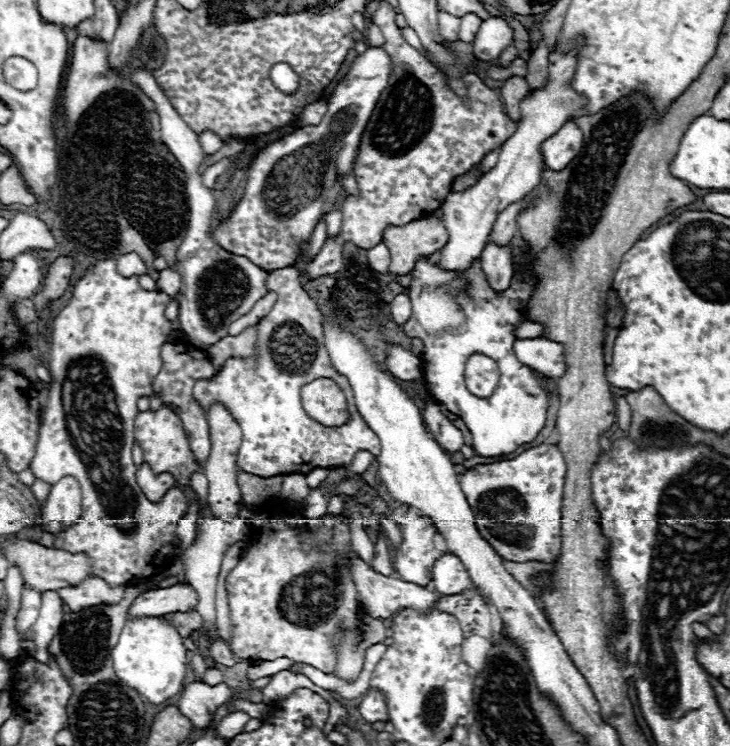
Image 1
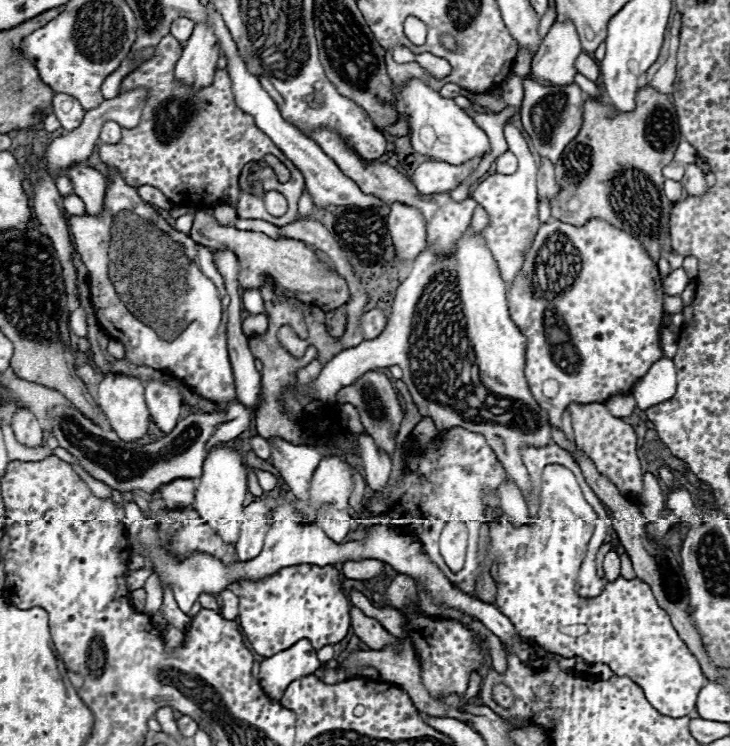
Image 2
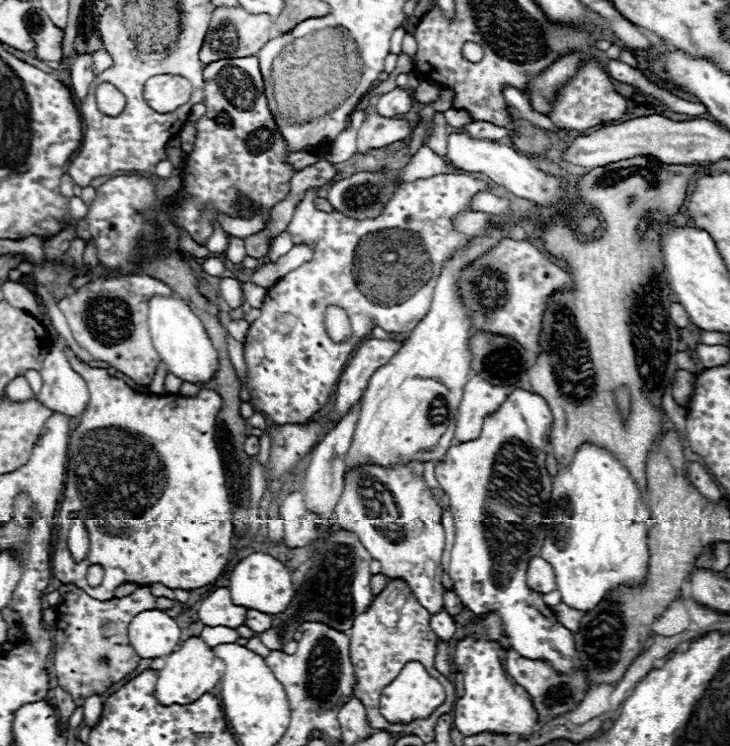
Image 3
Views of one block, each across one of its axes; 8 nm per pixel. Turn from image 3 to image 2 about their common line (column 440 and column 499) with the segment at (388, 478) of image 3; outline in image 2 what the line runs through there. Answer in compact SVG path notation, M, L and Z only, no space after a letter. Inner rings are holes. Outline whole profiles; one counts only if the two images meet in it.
M558 464L544 468L540 512L532 526L516 528L500 510L498 516L498 522L490 524L492 560L500 558L496 606L510 618L522 638L562 658L580 656L590 664L602 662L614 674L632 678L644 690L648 702L664 716L680 718L696 710L704 674L646 582L620 576L608 582L596 598L582 598L574 592L576 574L598 516L584 500L568 468Z

